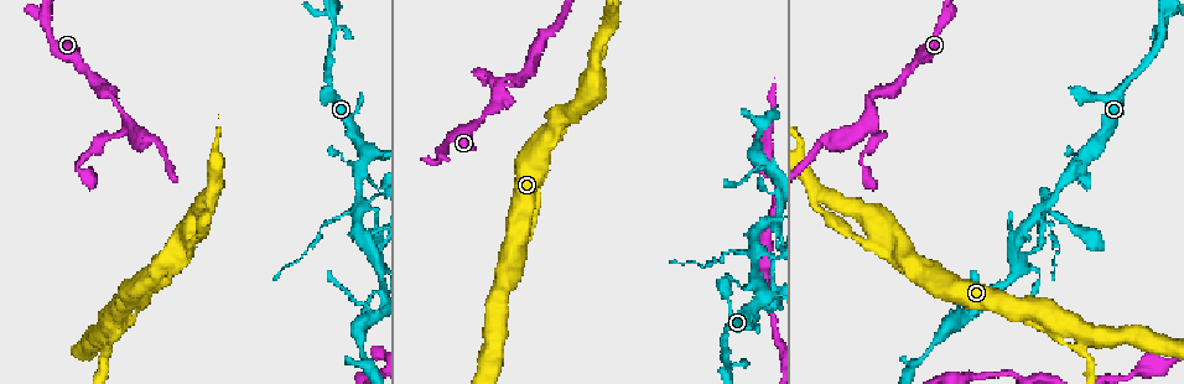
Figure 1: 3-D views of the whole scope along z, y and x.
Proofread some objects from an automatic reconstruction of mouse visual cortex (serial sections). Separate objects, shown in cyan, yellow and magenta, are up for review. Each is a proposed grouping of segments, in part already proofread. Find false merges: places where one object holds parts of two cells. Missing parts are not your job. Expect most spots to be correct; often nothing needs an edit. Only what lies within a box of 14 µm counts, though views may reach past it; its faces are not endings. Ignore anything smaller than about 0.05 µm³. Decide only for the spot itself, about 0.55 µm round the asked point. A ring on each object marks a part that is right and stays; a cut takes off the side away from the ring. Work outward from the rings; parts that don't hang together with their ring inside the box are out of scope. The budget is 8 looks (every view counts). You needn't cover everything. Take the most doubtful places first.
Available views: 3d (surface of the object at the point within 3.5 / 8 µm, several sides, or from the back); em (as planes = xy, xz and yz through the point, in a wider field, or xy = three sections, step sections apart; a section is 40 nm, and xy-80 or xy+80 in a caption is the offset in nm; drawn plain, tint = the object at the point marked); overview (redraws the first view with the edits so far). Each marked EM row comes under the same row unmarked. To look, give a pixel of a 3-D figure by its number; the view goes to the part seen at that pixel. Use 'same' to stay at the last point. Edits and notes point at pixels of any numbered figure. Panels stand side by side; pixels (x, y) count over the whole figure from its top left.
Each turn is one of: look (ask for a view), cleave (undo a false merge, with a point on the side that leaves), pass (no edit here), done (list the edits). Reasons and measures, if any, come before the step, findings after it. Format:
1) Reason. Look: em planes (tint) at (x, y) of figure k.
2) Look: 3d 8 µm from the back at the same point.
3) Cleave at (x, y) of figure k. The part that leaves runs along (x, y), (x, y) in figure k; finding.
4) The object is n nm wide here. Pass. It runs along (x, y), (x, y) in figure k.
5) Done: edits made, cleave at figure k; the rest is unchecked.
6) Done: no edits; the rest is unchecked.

Look: 3d 8 µm at (870, 107) of figure 1.

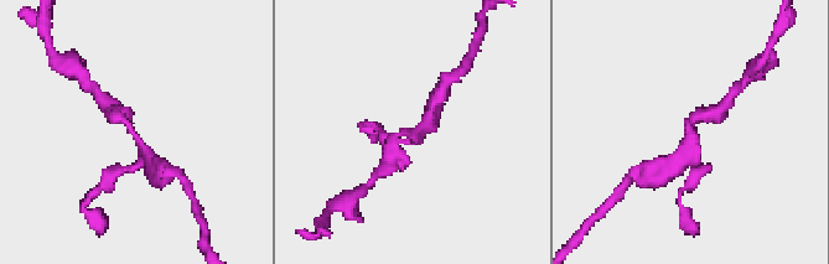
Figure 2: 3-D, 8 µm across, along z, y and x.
3 arms meet here; the arms are 250, 250, 350 nm wide; shape alone is not enough. Look: em xy step 3 (tint) at (413, 131) of figure 2.

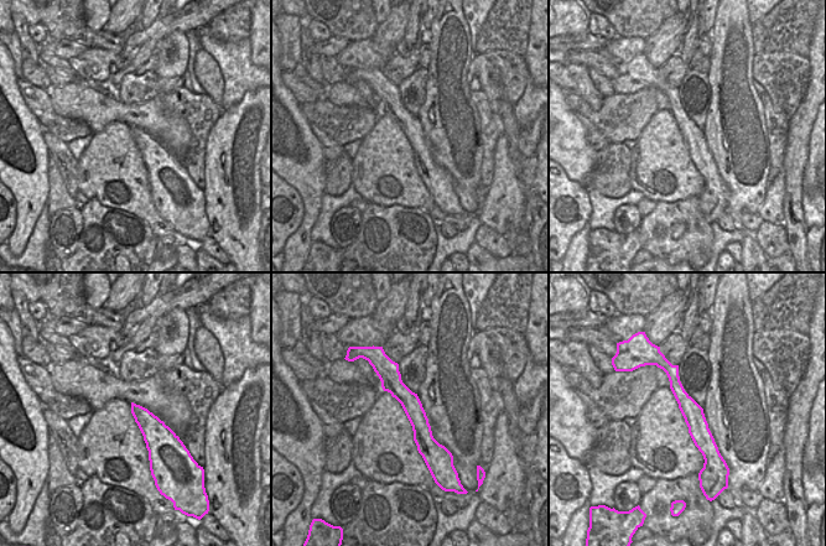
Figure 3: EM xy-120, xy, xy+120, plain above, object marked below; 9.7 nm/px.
Pass. Continuous, no second cell.

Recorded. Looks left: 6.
Thin neck. Look: 3d 3.5 µm at (1046, 209) of figure 1.

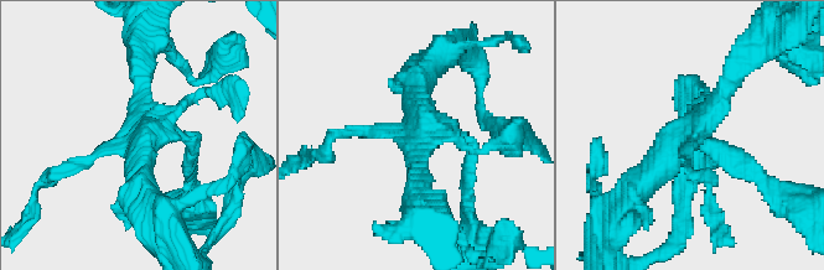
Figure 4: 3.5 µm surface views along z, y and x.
Now the EM. Look: em xy step 2 (tint) at (145, 137) of figure 4.

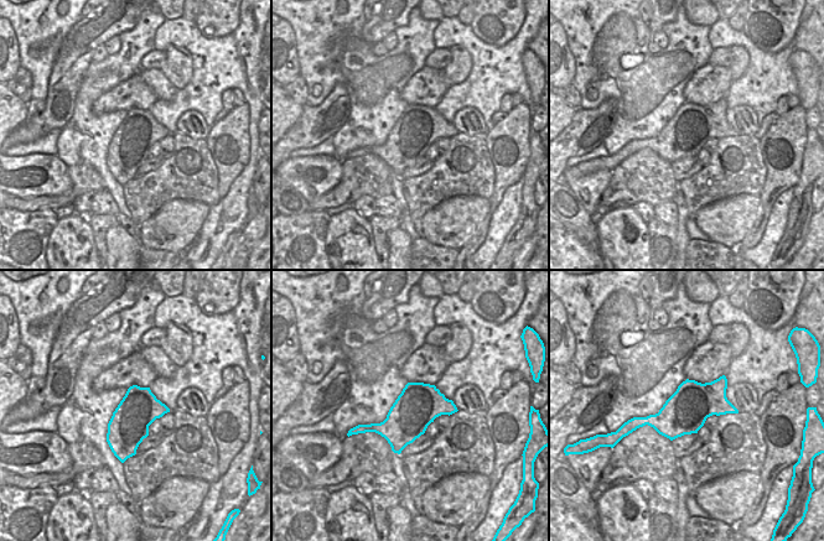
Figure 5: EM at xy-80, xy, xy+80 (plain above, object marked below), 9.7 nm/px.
Pass. It runs along (740, 63), (705, 117), (628, 196) in figure 4; one cell here.

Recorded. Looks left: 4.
Abrupt turn. Look: 3d 3.5 µm at (1051, 328) of figure 1.

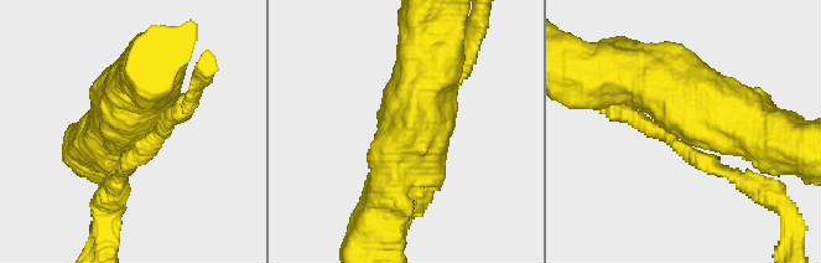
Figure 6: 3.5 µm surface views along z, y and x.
Shape alone is not enough. Look: em xy step 1 (tint) at (149, 134) of figure 6.

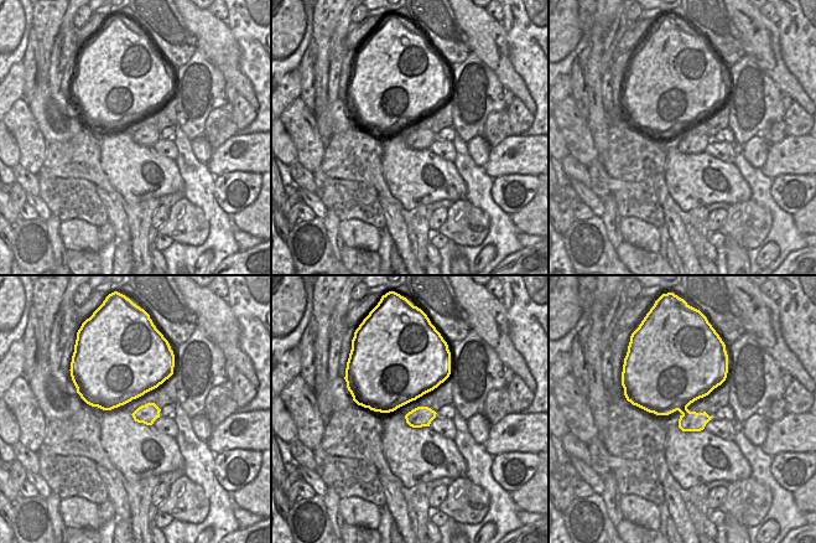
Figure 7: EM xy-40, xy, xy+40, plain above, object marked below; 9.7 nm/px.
Pass. It runs along (627, 75), (763, 135) in figure 6; one cell here.

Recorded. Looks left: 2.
Done: no edits; the rest is unchecked.

